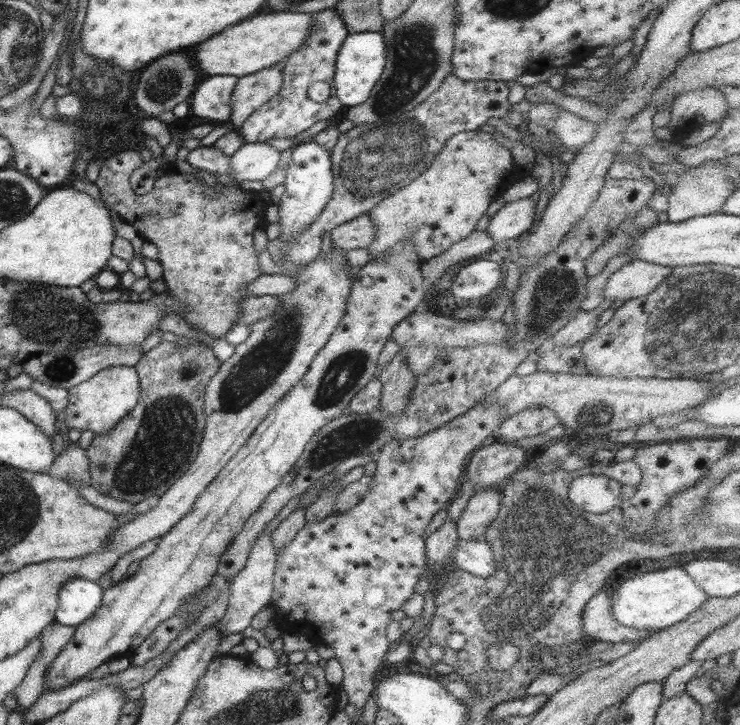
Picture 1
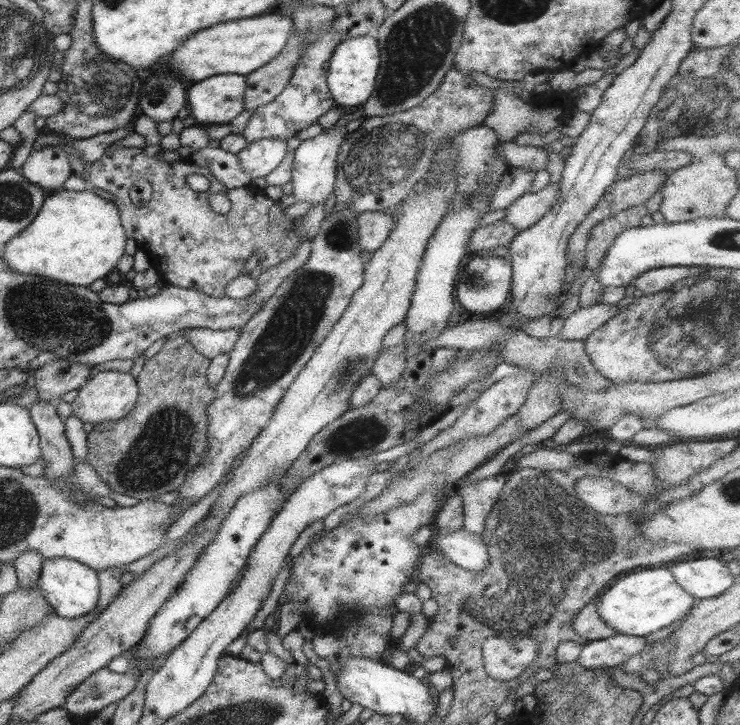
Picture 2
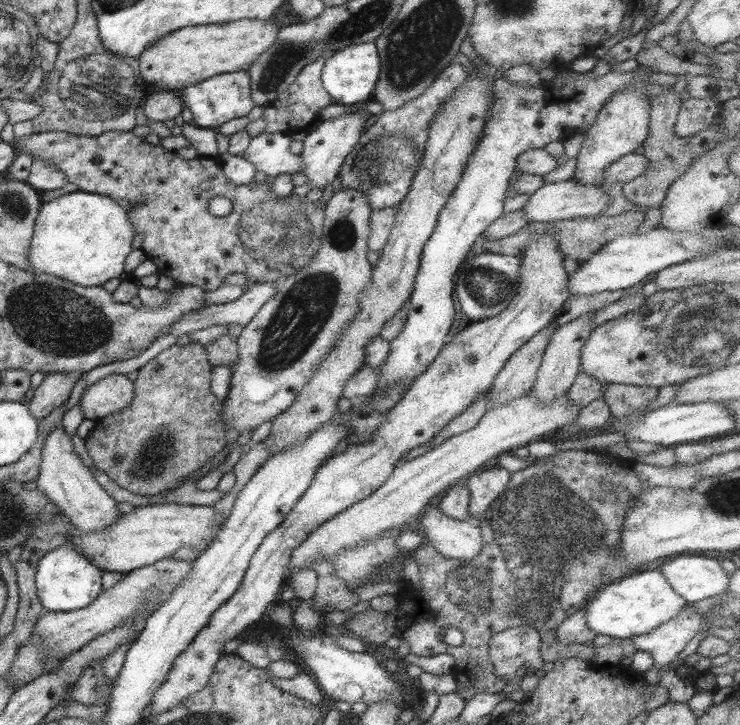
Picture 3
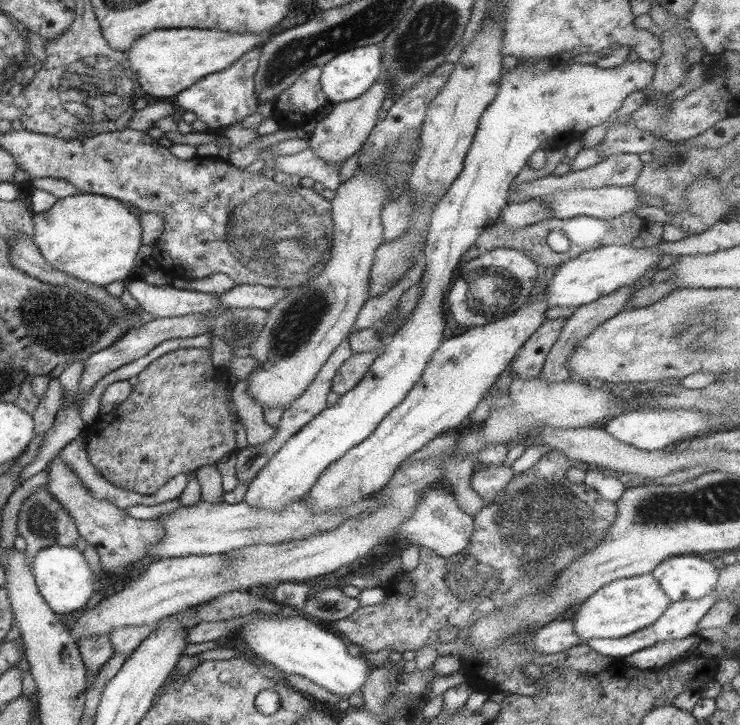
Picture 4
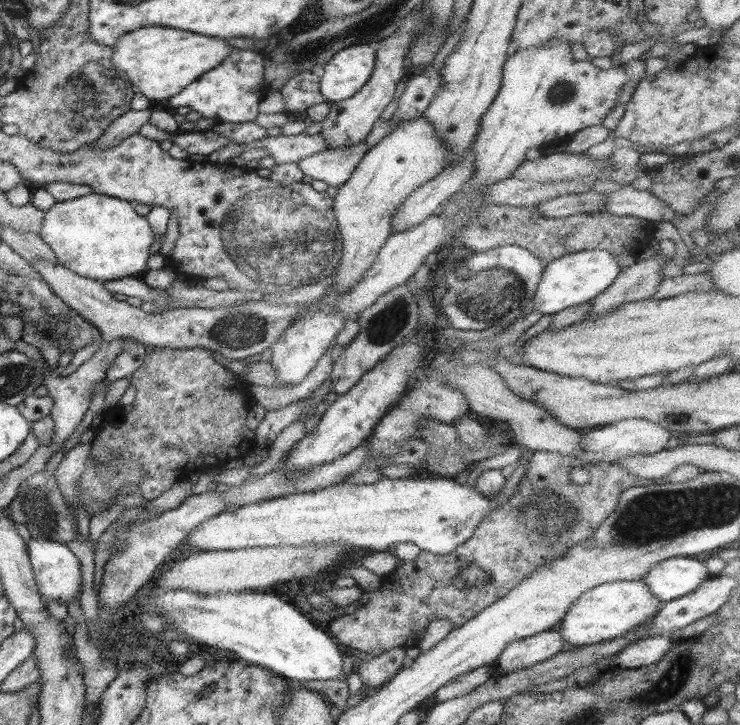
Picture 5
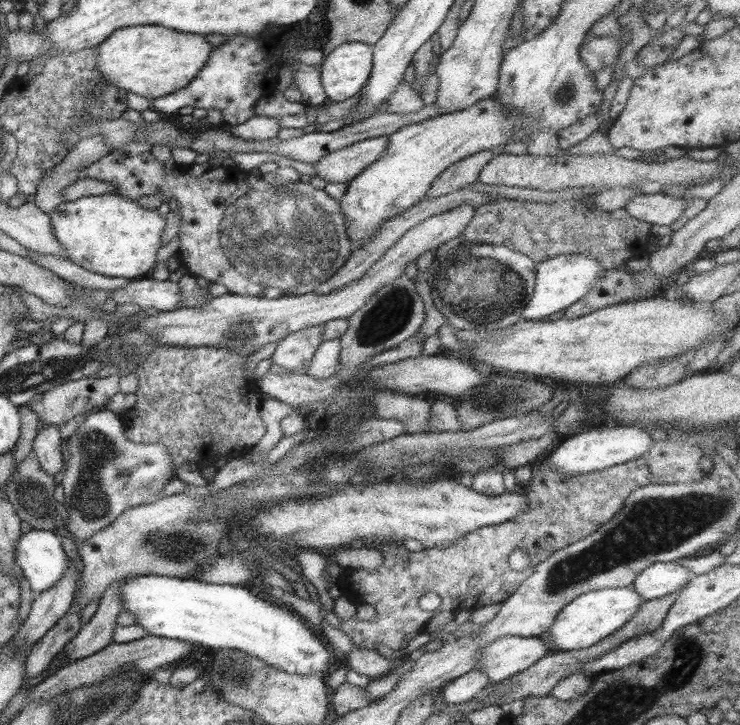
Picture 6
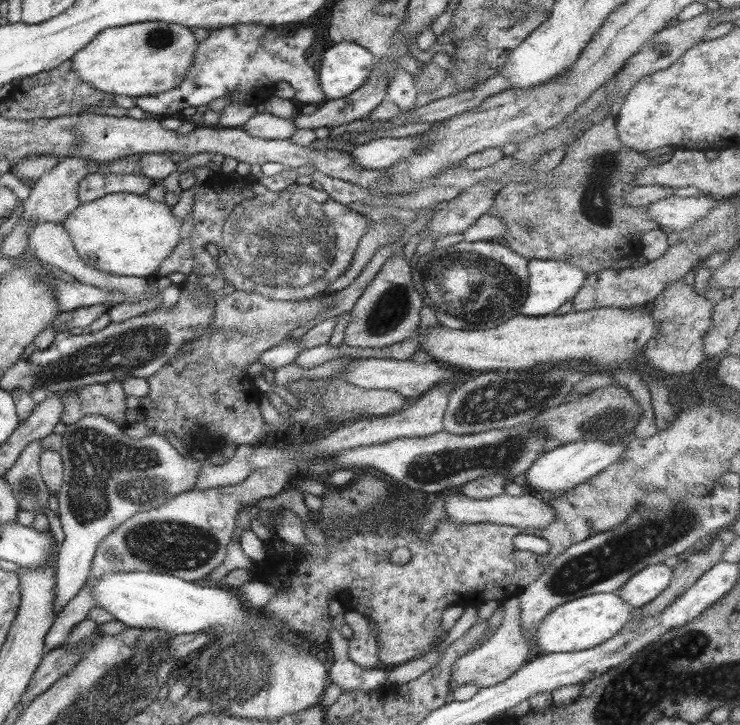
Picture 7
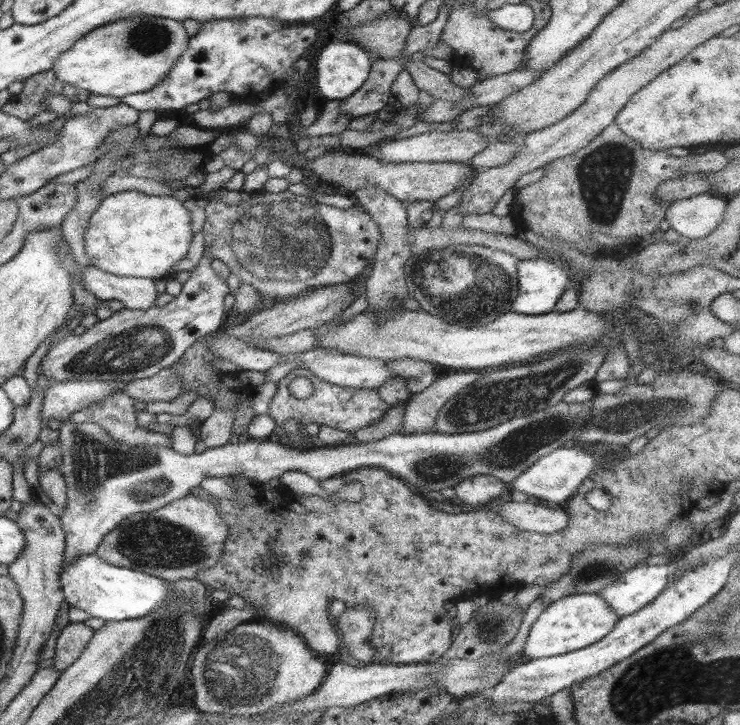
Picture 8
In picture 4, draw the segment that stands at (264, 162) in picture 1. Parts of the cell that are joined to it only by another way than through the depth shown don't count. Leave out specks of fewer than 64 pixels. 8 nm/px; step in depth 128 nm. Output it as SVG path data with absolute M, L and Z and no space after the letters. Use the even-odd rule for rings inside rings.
M248 145L236 151L232 151L228 163L240 169L248 167L256 160L264 160L267 164L274 166L274 170L278 172L286 172L286 174L297 175L300 178L304 176L312 177L315 182L323 184L328 190L336 190L340 185L340 170L342 165L328 165L316 156L316 154L308 147L303 152L298 152L293 156L270 156L263 154L267 148L271 146Z

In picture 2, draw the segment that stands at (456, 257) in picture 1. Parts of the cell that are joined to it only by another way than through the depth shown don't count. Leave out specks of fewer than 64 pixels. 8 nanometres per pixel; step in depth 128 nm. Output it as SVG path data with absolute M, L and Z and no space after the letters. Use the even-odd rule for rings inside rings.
M503 219L488 225L478 226L470 237L468 251L490 250L498 246L508 247L519 232L518 228L510 226Z

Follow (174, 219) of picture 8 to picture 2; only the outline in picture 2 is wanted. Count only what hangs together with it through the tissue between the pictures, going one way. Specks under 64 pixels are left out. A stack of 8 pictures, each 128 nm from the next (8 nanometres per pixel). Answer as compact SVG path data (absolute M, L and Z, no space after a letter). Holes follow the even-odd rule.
M61 189L48 193L34 222L18 236L6 241L1 259L18 274L40 275L74 286L90 287L98 278L106 279L108 274L117 270L127 242L128 236L116 204L90 189Z

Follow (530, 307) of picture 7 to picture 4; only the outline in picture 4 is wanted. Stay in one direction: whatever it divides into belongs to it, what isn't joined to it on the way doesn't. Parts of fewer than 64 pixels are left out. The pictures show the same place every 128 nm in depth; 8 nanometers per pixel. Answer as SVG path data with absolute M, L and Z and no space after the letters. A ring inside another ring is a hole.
M630 243L612 244L583 252L576 258L562 263L545 289L548 308L566 306L570 311L574 307L587 305L607 296L618 288L624 289L626 284L636 282L644 276L646 270L650 270L656 262L662 260L665 254L657 249L658 245L633 248Z

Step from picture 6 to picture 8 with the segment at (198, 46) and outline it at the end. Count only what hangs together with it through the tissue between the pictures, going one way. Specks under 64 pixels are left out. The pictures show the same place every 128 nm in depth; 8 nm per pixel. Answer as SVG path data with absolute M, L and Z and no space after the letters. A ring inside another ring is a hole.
M132 16L84 34L76 44L60 54L52 66L58 79L92 95L122 98L146 92L160 84L174 62L188 48L189 36L183 22L154 16Z

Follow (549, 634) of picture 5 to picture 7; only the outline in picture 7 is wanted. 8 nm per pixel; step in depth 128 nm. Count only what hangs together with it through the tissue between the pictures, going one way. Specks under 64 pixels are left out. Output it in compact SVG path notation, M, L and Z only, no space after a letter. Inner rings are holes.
M514 597L504 602L505 610L502 623L491 639L464 653L452 664L449 684L451 690L468 683L474 683L480 688L498 684L512 676L514 671L522 668L536 655L533 642L526 640L521 633L520 602L518 602L518 599L520 598Z

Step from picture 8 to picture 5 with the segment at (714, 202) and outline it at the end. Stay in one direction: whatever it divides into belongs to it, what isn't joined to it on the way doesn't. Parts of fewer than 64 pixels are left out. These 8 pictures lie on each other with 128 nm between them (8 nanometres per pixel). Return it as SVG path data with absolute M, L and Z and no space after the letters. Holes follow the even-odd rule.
M627 185L621 187L620 189L605 194L604 197L604 209L597 210L601 212L610 212L614 216L622 217L638 217L639 219L646 219L656 224L658 222L674 222L677 218L677 213L662 200L658 200L651 192L648 190L634 189L632 185Z

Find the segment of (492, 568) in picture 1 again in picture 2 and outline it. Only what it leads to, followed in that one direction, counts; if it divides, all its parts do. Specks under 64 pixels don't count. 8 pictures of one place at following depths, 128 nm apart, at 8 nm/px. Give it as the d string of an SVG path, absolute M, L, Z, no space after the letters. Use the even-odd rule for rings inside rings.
M434 528L434 532L441 552L460 568L480 572L488 566L489 552L481 534L472 534L464 528L456 532L440 532Z

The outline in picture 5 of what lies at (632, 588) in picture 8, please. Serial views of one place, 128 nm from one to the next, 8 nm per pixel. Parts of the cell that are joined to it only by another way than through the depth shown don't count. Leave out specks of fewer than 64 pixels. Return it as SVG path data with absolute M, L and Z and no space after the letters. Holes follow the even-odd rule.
M672 557L652 566L643 580L652 595L665 603L694 592L712 577L702 560Z

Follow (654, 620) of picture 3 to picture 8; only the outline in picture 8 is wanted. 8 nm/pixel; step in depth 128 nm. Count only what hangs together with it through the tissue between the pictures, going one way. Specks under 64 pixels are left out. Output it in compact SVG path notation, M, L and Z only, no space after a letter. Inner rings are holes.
M598 593L564 596L564 598L550 603L532 624L530 636L524 645L523 655L532 660L586 648L600 642L602 638L610 634L618 619L614 609Z

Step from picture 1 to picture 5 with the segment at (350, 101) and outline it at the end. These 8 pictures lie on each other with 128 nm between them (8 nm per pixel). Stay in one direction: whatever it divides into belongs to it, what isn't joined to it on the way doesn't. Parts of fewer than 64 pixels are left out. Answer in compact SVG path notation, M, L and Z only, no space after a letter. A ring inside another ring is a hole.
M371 45L350 46L336 52L324 65L320 92L326 102L340 102L354 96L374 72L376 50Z

